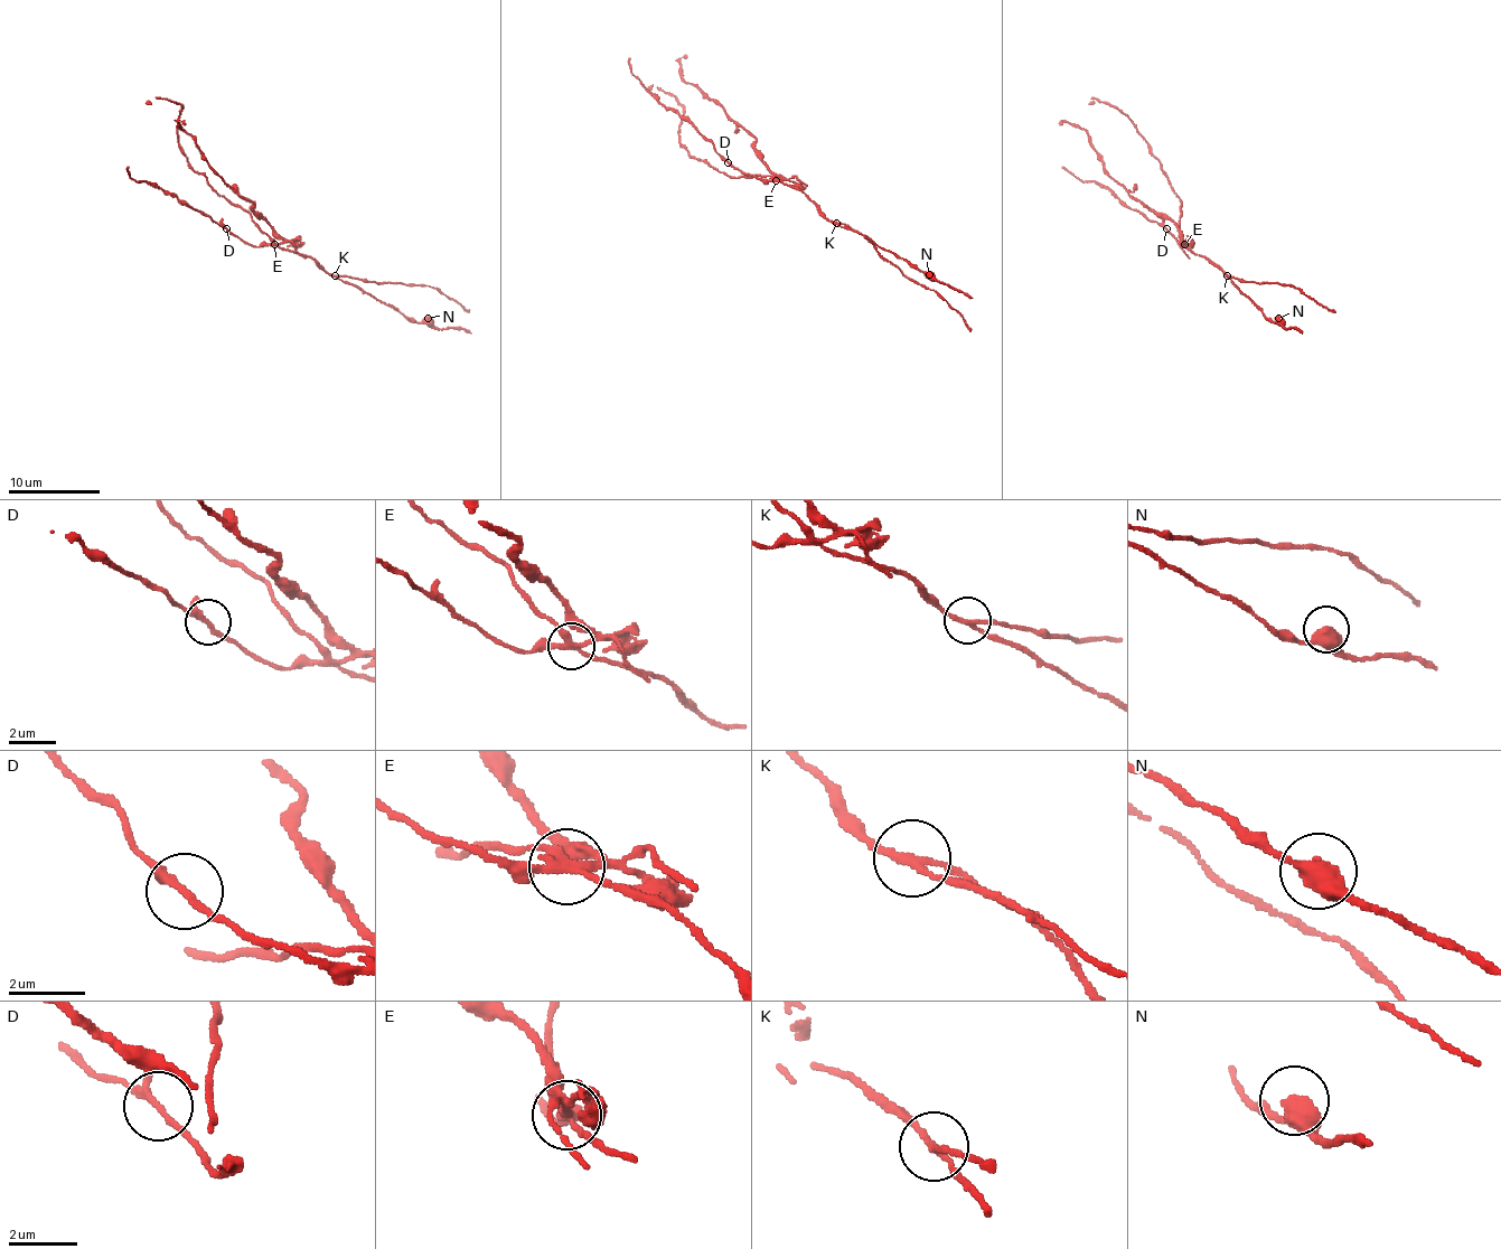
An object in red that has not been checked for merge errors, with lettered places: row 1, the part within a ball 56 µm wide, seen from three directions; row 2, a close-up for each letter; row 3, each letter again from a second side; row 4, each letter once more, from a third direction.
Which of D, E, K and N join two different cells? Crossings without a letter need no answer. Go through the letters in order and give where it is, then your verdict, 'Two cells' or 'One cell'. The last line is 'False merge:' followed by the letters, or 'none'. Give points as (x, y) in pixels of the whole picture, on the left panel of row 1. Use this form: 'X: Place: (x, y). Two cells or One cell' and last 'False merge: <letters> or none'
D: Place: (226, 228). One cell
E: Place: (274, 244). Two cells
K: Place: (335, 275). Two cells
N: Place: (428, 318). One cell
False merge: E, K

